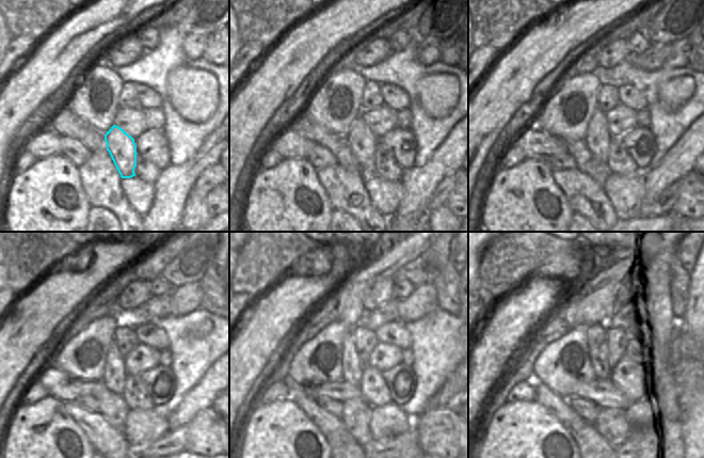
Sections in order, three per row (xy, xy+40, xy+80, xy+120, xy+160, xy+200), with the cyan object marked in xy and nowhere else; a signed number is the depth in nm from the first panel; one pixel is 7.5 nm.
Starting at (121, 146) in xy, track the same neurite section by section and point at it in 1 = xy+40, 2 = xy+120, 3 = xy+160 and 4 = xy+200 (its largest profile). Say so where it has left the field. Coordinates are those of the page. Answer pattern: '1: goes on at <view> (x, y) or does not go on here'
1: goes on at xy+40 (362, 142)
2: goes on at xy+120 (114, 377)
3: goes on at xy+160 (351, 362)
4: goes on at xy+200 (595, 334)

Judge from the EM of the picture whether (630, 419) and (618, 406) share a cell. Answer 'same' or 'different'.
different

